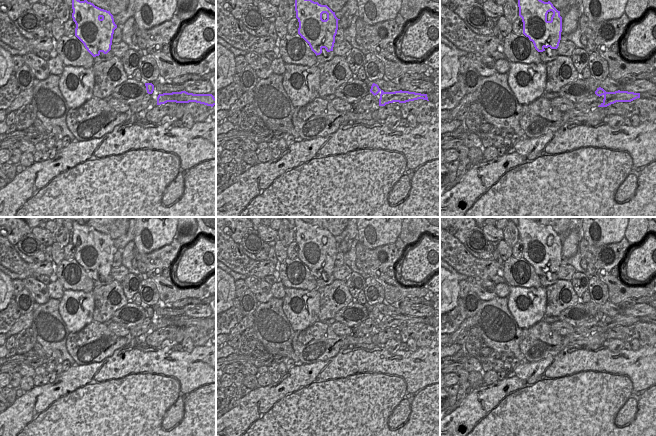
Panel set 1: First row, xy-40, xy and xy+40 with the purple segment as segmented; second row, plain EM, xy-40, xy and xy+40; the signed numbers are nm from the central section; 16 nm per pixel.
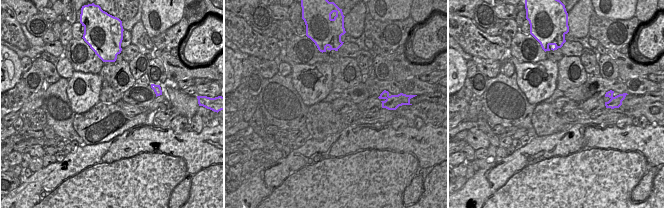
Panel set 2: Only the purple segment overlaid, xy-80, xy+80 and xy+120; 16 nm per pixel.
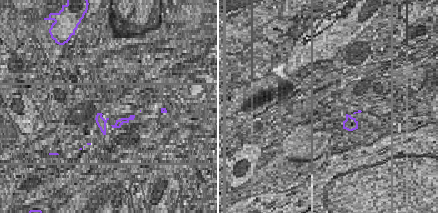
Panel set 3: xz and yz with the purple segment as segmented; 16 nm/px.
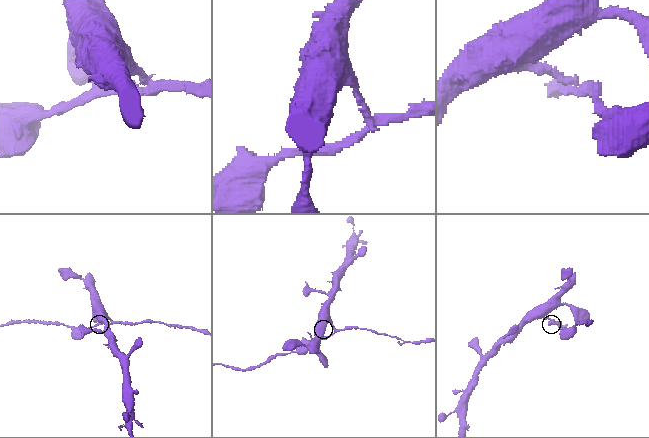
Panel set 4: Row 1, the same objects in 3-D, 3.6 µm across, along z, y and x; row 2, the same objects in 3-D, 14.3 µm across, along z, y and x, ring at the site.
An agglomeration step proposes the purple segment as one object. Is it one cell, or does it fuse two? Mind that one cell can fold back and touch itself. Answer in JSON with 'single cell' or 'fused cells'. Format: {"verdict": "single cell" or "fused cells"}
{"verdict": "fused cells"}

